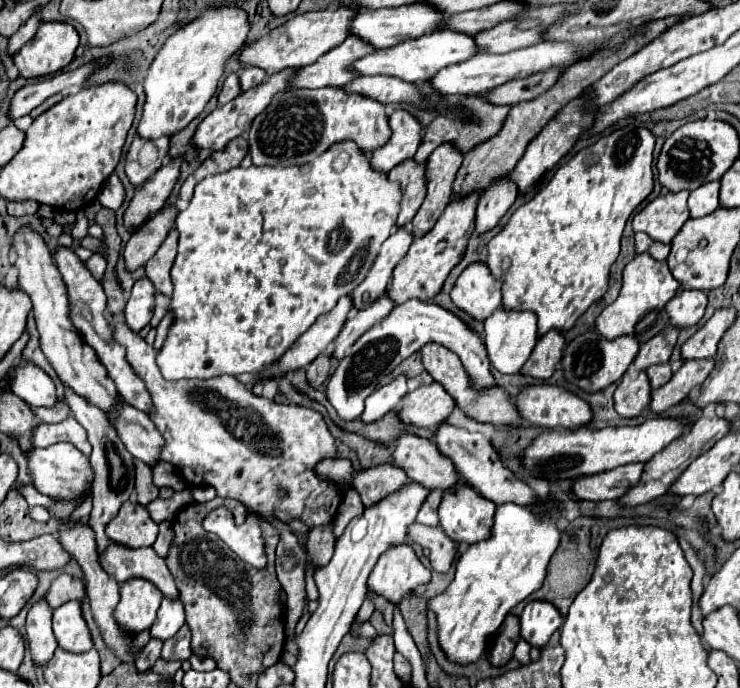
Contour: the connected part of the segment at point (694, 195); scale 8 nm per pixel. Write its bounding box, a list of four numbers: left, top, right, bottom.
[688,182,720,218]

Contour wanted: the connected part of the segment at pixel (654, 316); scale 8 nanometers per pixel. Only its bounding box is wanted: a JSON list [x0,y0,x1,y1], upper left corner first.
[596,254,680,344]

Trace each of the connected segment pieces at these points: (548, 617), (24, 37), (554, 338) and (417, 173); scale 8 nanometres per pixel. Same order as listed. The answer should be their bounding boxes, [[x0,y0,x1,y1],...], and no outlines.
[[520,600,562,646],[8,12,42,54],[522,330,564,380],[388,158,428,226]]

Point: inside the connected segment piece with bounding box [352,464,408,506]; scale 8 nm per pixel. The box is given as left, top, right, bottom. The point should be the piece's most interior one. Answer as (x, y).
(377, 482)

